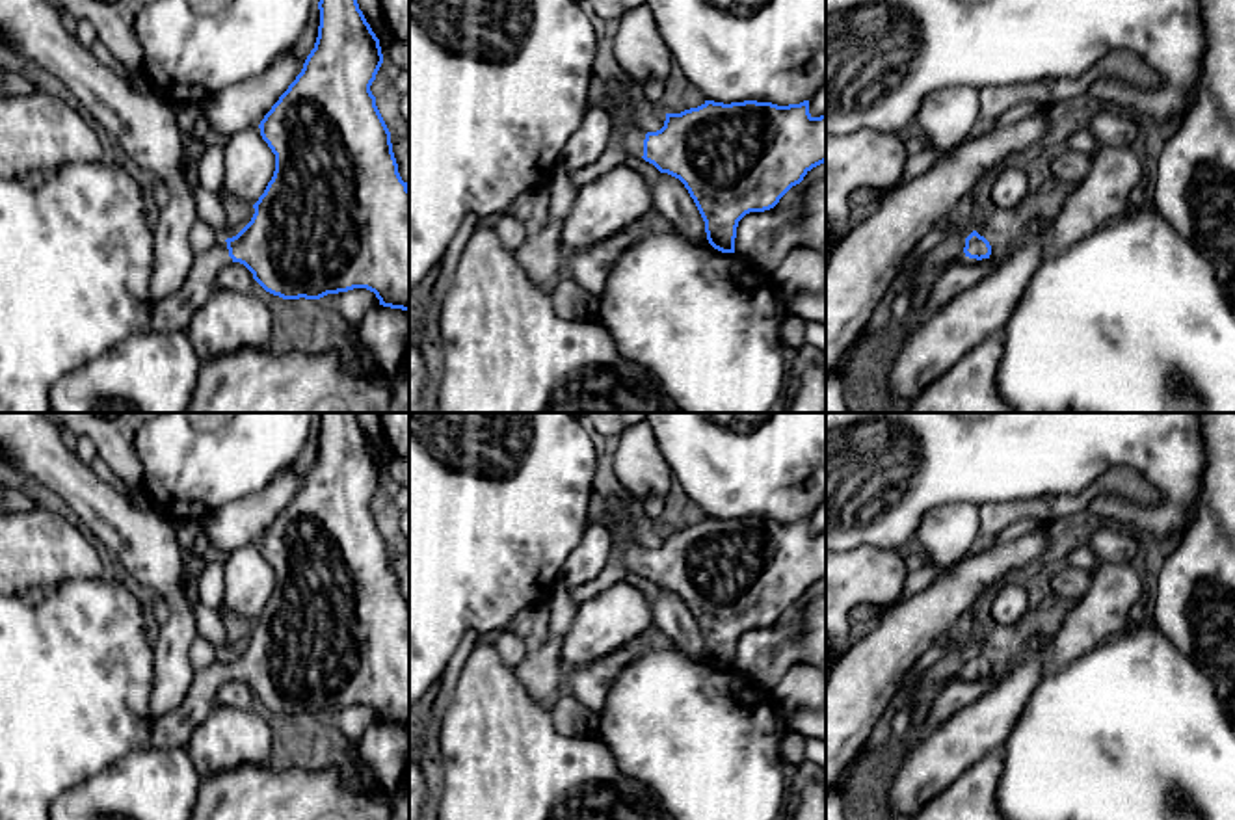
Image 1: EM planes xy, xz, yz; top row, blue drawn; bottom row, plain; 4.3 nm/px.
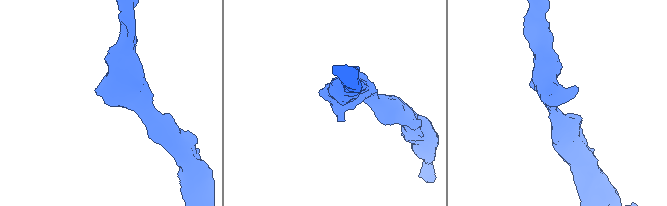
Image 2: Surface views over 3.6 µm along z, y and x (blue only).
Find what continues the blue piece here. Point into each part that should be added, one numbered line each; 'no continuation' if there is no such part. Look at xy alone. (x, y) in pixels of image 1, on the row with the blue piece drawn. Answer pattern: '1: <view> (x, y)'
1: xy (173, 313)

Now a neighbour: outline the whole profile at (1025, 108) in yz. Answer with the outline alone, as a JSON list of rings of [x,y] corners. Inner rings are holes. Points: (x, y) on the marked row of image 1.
[[[1023,100],[1014,104],[1008,112],[1004,112],[995,125],[991,126],[993,130],[1003,130],[1006,126],[1012,126],[1016,123],[1019,123],[1021,119],[1038,113],[1042,110],[1045,110],[1047,106],[1034,102],[1034,100]]]

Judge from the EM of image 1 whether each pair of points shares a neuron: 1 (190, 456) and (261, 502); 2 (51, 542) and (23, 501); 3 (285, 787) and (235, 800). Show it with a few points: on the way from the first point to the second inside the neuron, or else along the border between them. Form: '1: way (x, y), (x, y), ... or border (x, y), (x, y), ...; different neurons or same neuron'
1: border (285, 469), (257, 491), (227, 501), (211, 514); different neurons
2: border (39, 504), (19, 512); different neurons
3: way (272, 800), (248, 800); same neuron

